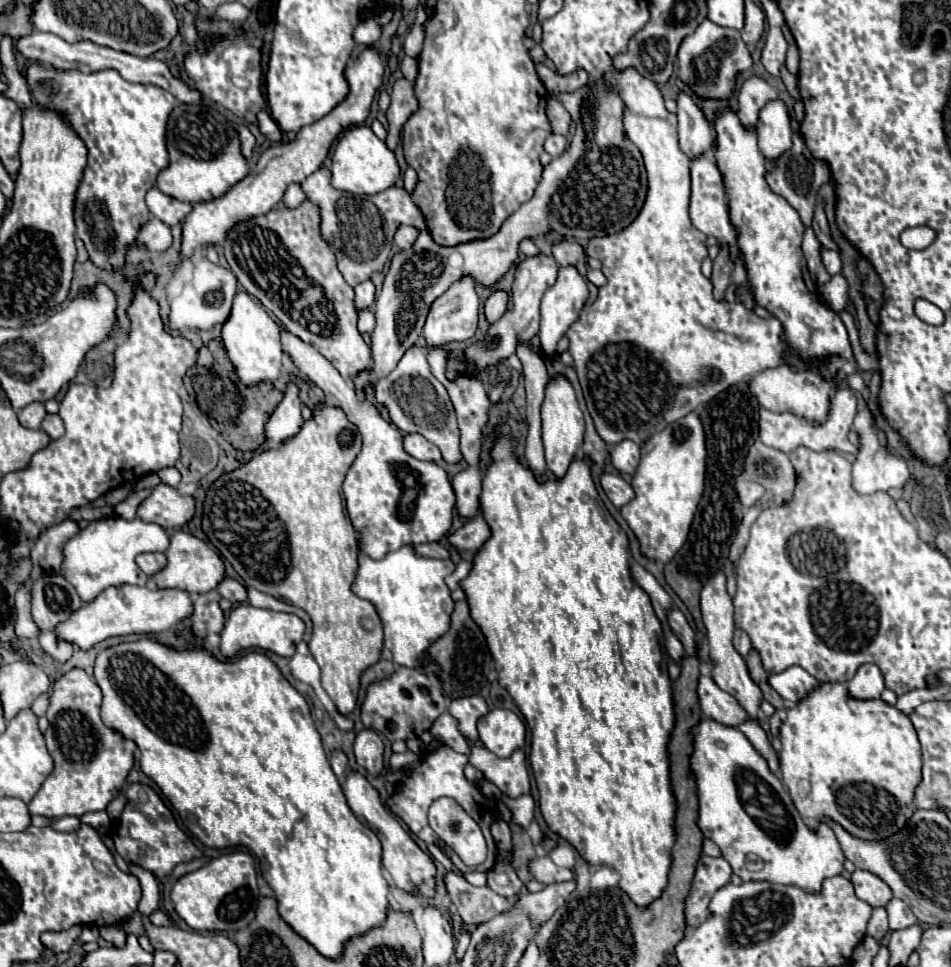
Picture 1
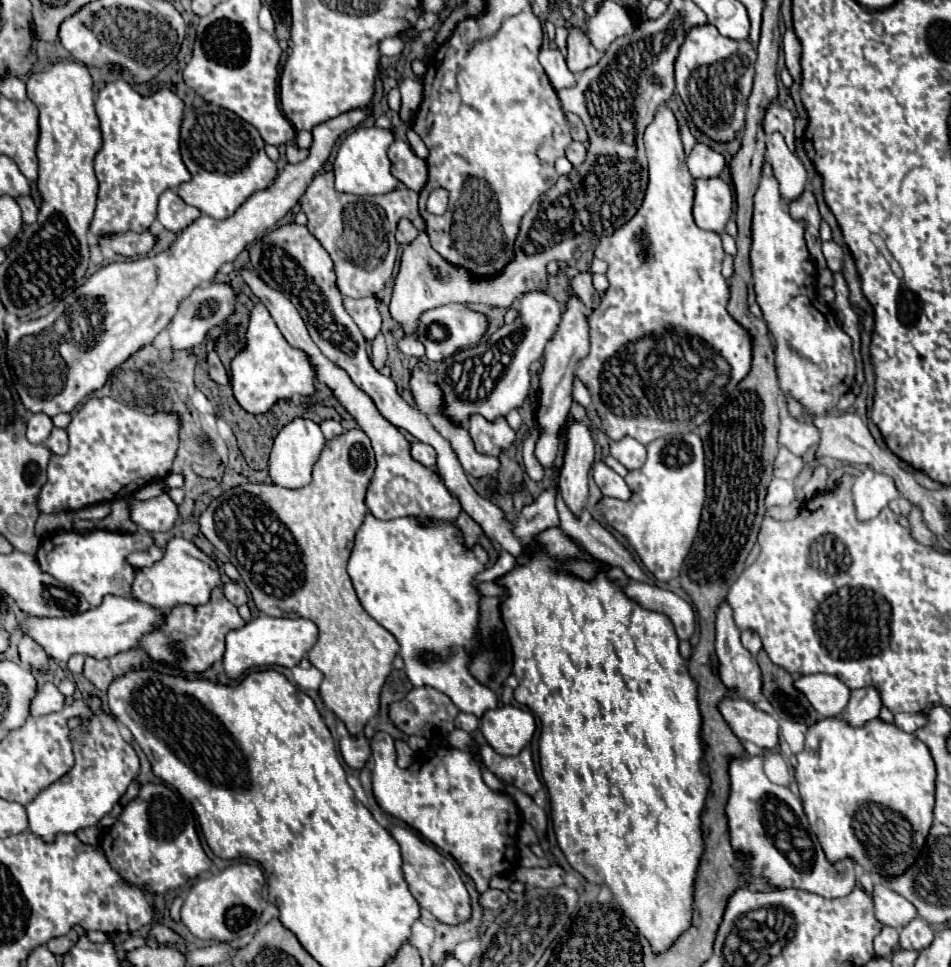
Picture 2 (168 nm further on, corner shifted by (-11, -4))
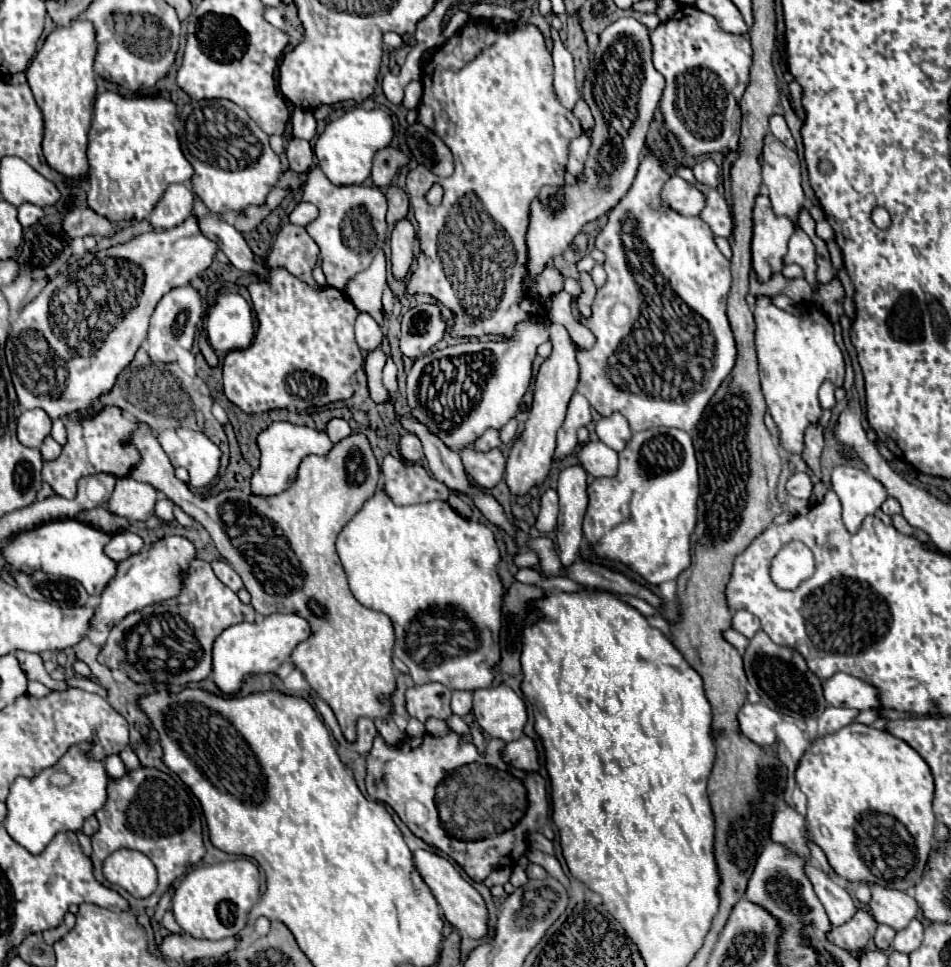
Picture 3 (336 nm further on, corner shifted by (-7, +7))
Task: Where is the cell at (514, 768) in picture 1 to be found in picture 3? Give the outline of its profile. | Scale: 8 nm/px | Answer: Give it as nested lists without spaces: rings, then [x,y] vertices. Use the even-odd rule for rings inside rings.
[[[521,737],[517,741],[507,743],[505,747],[505,761],[517,769],[525,771],[539,771],[539,753],[535,741],[531,737]]]

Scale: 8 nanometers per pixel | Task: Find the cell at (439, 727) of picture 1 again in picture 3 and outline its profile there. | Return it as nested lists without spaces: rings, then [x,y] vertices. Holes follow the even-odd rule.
[[[453,691],[451,711],[459,717],[467,715],[471,711],[471,691]]]

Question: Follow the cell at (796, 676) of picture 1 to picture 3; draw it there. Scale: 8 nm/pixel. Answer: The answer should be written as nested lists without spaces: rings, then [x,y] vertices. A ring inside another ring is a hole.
[[[837,673],[829,681],[825,681],[823,691],[827,703],[835,707],[853,707],[859,711],[881,707],[879,689],[847,673]]]

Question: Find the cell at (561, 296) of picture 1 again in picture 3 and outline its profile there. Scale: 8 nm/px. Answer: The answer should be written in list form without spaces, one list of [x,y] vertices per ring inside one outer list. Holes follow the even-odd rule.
[[[553,323],[549,339],[553,343],[553,353],[539,367],[539,373],[535,377],[535,395],[531,405],[531,415],[525,423],[523,433],[513,443],[509,459],[507,459],[505,483],[513,497],[527,495],[533,487],[543,485],[543,481],[547,479],[549,467],[553,463],[553,453],[555,453],[555,435],[557,435],[557,429],[563,425],[569,399],[575,393],[577,381],[579,381],[579,365],[575,359],[577,347],[573,345],[567,329],[563,325]]]

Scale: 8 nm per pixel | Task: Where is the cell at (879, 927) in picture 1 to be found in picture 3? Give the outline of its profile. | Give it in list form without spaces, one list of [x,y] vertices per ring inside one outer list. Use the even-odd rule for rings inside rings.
[[[879,925],[877,927],[877,933],[875,933],[875,947],[879,951],[887,951],[893,943],[893,937],[895,937],[895,931],[889,929],[887,925]]]

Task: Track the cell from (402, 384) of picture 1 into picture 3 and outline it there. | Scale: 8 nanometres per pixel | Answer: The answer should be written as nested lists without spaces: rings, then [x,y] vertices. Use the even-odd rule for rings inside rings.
[[[463,449],[461,459],[465,465],[465,473],[481,487],[481,489],[493,489],[505,473],[507,459],[499,449],[491,449],[487,453],[479,453],[475,449]]]

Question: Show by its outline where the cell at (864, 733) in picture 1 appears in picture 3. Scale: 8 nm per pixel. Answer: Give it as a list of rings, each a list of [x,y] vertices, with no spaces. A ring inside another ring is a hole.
[[[851,723],[833,737],[813,741],[797,767],[795,779],[807,795],[807,823],[813,841],[823,849],[831,869],[839,877],[851,883],[863,881],[897,891],[911,891],[921,881],[933,849],[933,775],[929,773],[929,765],[921,761],[921,755],[913,753],[905,741],[897,741],[897,737],[889,737],[885,731]]]

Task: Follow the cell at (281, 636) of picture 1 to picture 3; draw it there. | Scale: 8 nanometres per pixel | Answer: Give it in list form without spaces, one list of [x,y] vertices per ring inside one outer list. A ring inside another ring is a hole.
[[[275,613],[255,623],[237,623],[225,629],[213,643],[213,681],[225,695],[237,695],[247,675],[275,673],[283,661],[289,661],[293,649],[309,637],[309,623],[299,615]]]

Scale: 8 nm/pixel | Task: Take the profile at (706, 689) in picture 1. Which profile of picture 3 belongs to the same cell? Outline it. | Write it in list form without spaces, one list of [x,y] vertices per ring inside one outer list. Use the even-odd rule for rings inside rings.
[[[745,703],[739,711],[739,725],[745,737],[749,737],[753,743],[767,747],[773,745],[775,739],[775,725],[781,721],[779,713],[769,709],[761,703]]]

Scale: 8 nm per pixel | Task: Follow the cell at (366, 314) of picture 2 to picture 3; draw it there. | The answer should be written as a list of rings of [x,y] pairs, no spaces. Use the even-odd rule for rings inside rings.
[[[359,313],[357,323],[355,323],[355,341],[365,353],[381,349],[383,333],[381,333],[377,321],[369,313]]]

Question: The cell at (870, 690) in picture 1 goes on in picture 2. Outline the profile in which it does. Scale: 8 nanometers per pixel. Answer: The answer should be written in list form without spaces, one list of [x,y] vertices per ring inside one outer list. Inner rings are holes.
[[[867,686],[867,688],[857,688],[851,692],[849,704],[845,708],[843,718],[851,724],[851,726],[863,726],[865,722],[873,720],[879,716],[883,702],[881,702],[881,694],[875,686]]]

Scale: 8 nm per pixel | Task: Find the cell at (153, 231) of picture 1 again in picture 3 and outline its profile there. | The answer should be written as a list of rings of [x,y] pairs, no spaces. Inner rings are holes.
[[[77,207],[63,217],[63,231],[69,237],[85,237],[85,235],[109,237],[117,231],[117,227],[109,219],[97,215],[95,211]]]

